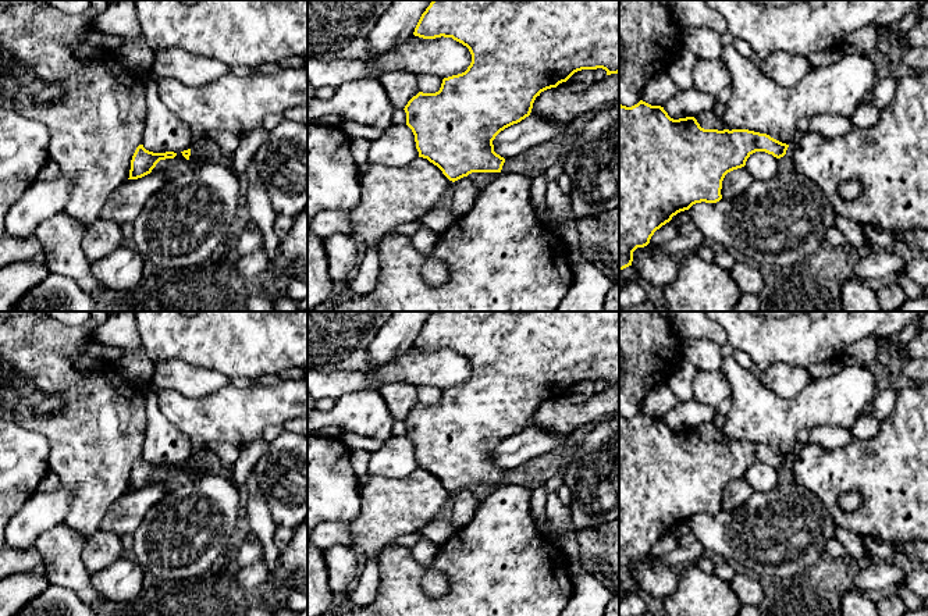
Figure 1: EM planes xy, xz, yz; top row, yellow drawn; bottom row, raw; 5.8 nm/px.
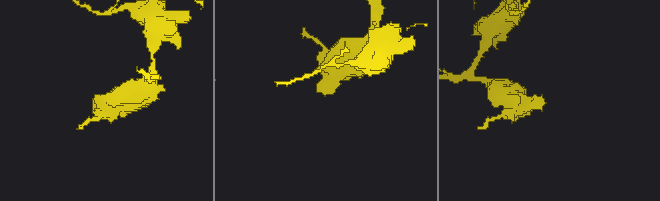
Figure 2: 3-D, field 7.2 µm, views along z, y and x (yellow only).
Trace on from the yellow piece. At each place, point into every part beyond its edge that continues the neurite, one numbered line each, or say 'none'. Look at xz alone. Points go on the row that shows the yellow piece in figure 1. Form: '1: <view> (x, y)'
none

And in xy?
none

